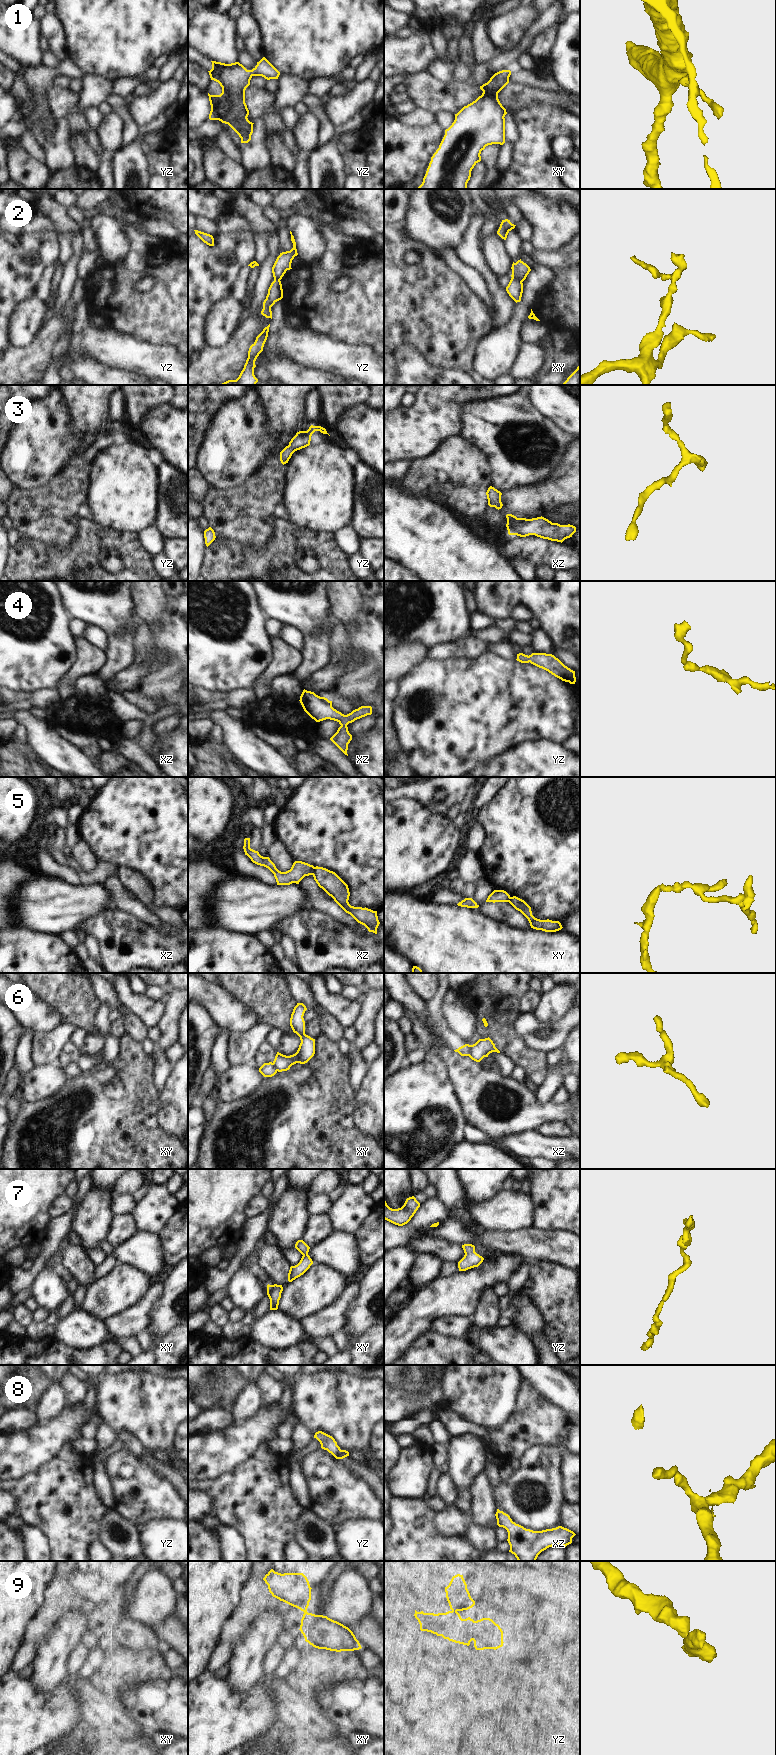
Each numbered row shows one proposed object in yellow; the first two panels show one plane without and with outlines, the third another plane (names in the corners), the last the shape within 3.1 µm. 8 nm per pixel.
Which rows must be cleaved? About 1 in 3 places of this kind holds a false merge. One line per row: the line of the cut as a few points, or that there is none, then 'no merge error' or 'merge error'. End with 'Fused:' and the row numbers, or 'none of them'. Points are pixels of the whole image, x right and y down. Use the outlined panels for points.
1: cut none; no merge error
2: cut xy (512, 277), (521, 282); merge error
3: cut none; no merge error
4: cut none; no merge error
5: cut xz (314, 867), (312, 874); merge error
6: cut xz (468, 1045), (469, 1055); merge error
7: cut none; no merge error
8: cut none; no merge error
9: cut yz (452, 1610), (456, 1611); merge error
Fused: 2, 5, 6, 9

